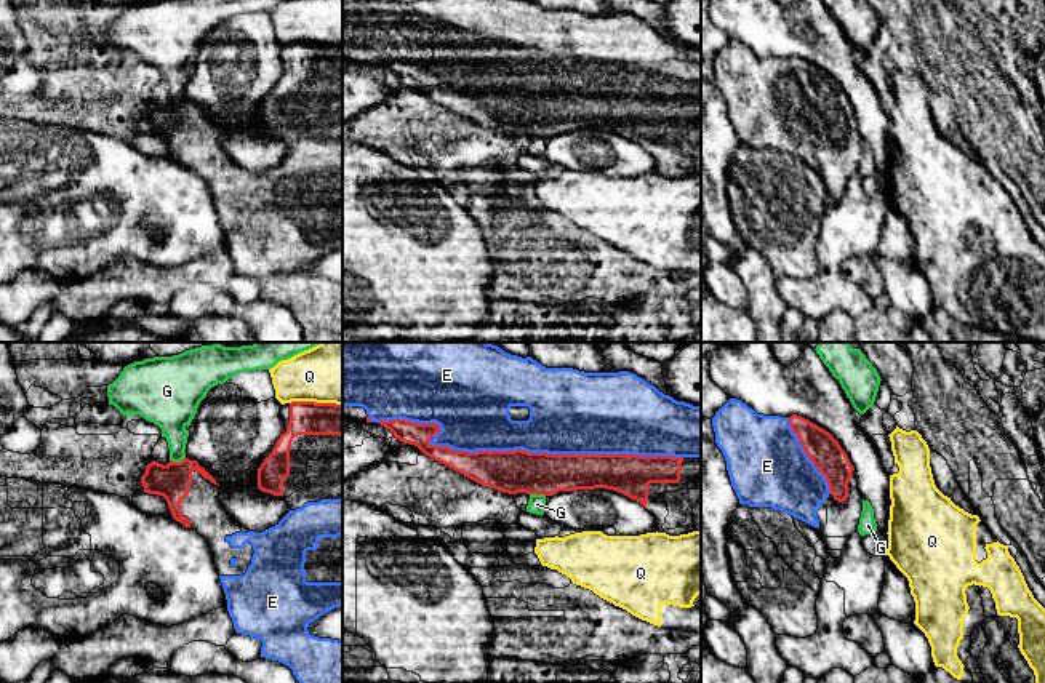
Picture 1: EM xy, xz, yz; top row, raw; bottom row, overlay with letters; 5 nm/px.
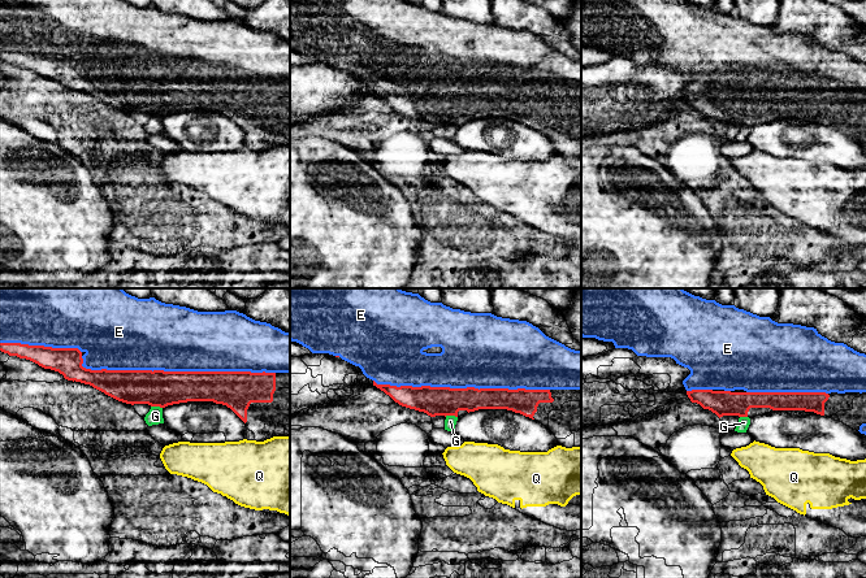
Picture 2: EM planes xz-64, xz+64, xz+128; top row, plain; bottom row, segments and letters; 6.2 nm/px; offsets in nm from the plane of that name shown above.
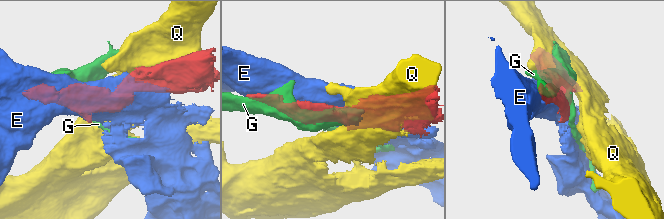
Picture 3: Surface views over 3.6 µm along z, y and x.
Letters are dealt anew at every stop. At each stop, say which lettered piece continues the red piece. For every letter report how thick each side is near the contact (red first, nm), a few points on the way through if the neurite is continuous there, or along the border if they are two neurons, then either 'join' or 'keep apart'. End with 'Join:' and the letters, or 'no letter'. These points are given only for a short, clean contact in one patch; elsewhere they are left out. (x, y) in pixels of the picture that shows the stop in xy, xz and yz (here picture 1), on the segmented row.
E: 220/320 nm | join
G: 180/190 nm | along xy (184, 456), (180, 461), (170, 461) | keep apart
Q: 180/340 nm | keep apart
Join: E

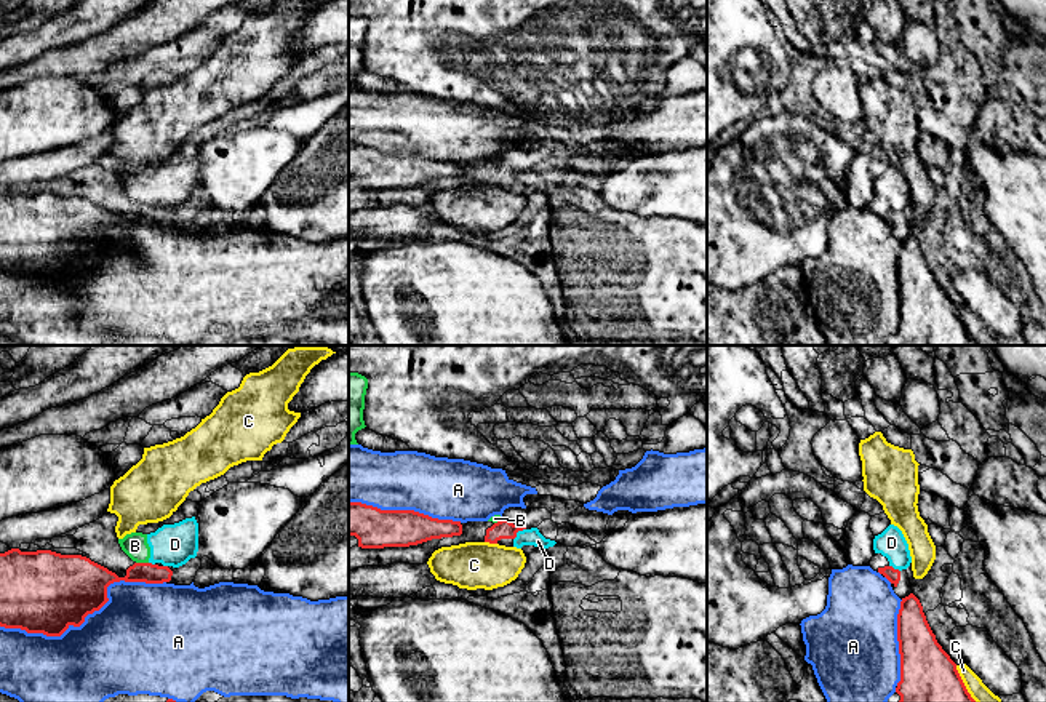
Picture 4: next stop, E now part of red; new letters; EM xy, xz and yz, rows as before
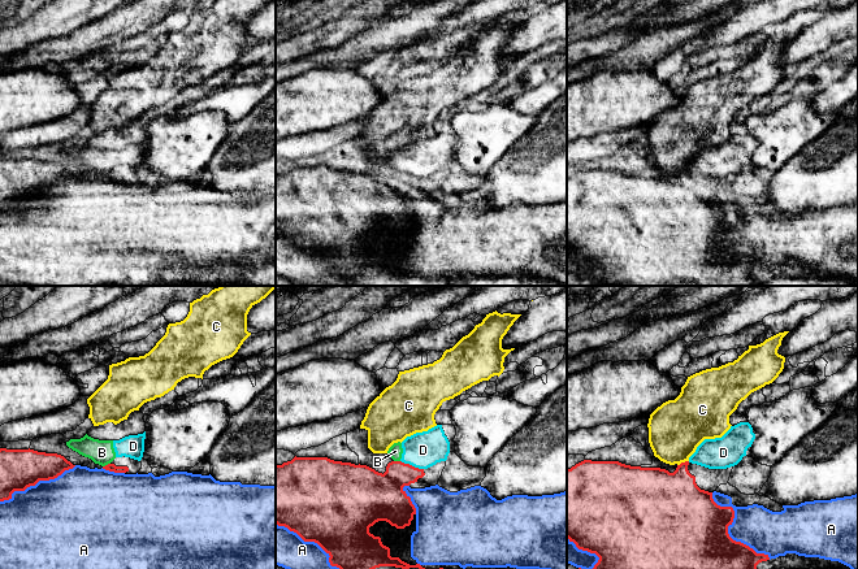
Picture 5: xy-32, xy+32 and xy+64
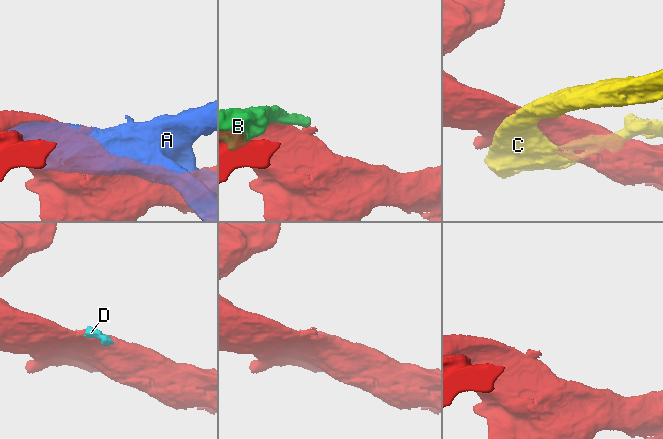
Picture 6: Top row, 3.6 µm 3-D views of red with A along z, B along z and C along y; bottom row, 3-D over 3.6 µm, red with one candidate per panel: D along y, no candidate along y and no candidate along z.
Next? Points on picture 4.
A: 420/460 nm | keep apart
B: 140/120 nm | keep apart
C: 100/240 nm | keep apart
D: 100/80 nm | along xz (525, 528), (514, 539) | keep apart
Join: no letter

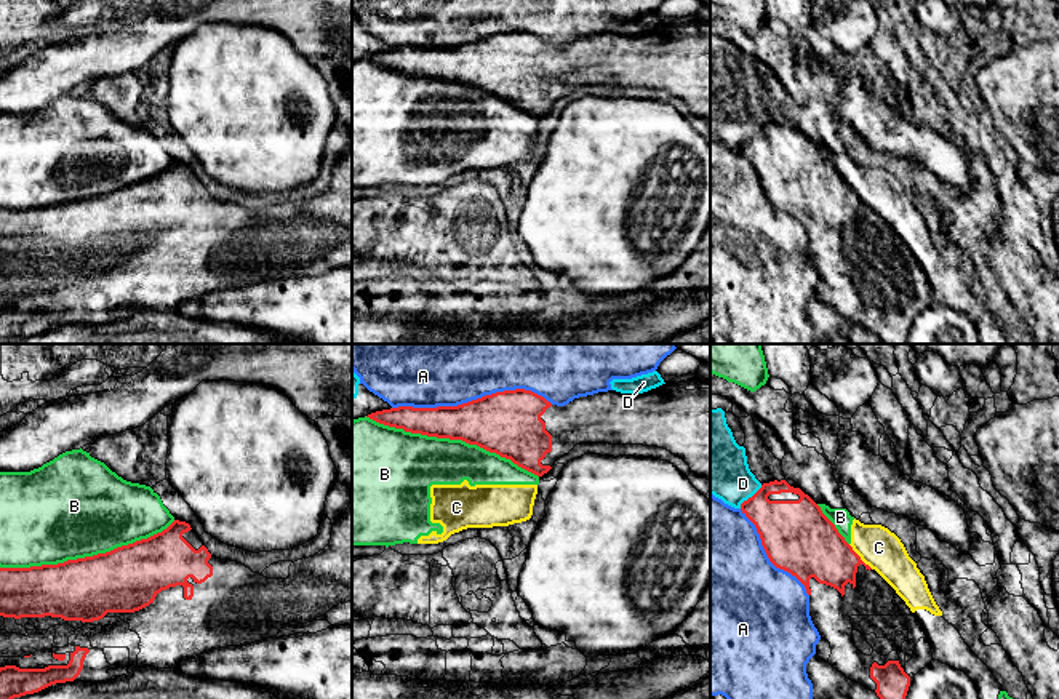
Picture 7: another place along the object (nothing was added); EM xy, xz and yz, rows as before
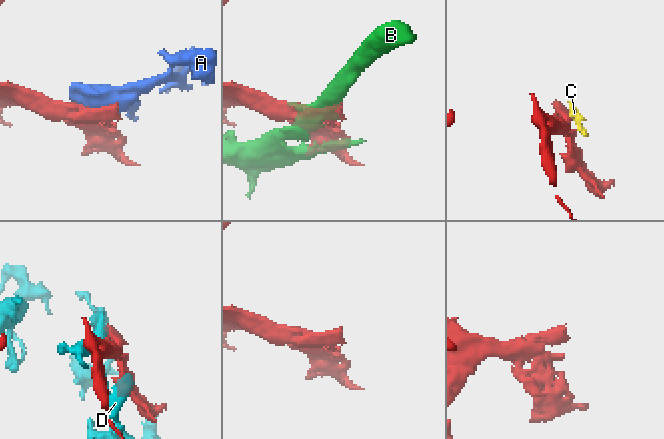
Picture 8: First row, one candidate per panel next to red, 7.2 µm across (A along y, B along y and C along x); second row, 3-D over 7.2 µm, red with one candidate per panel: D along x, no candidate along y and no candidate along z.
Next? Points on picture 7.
A: 320/500 nm | keep apart
B: 320/500 nm | keep apart
C: 300/200 nm | keep apart
D: 280/300 nm | keep apart
Join: no letter

